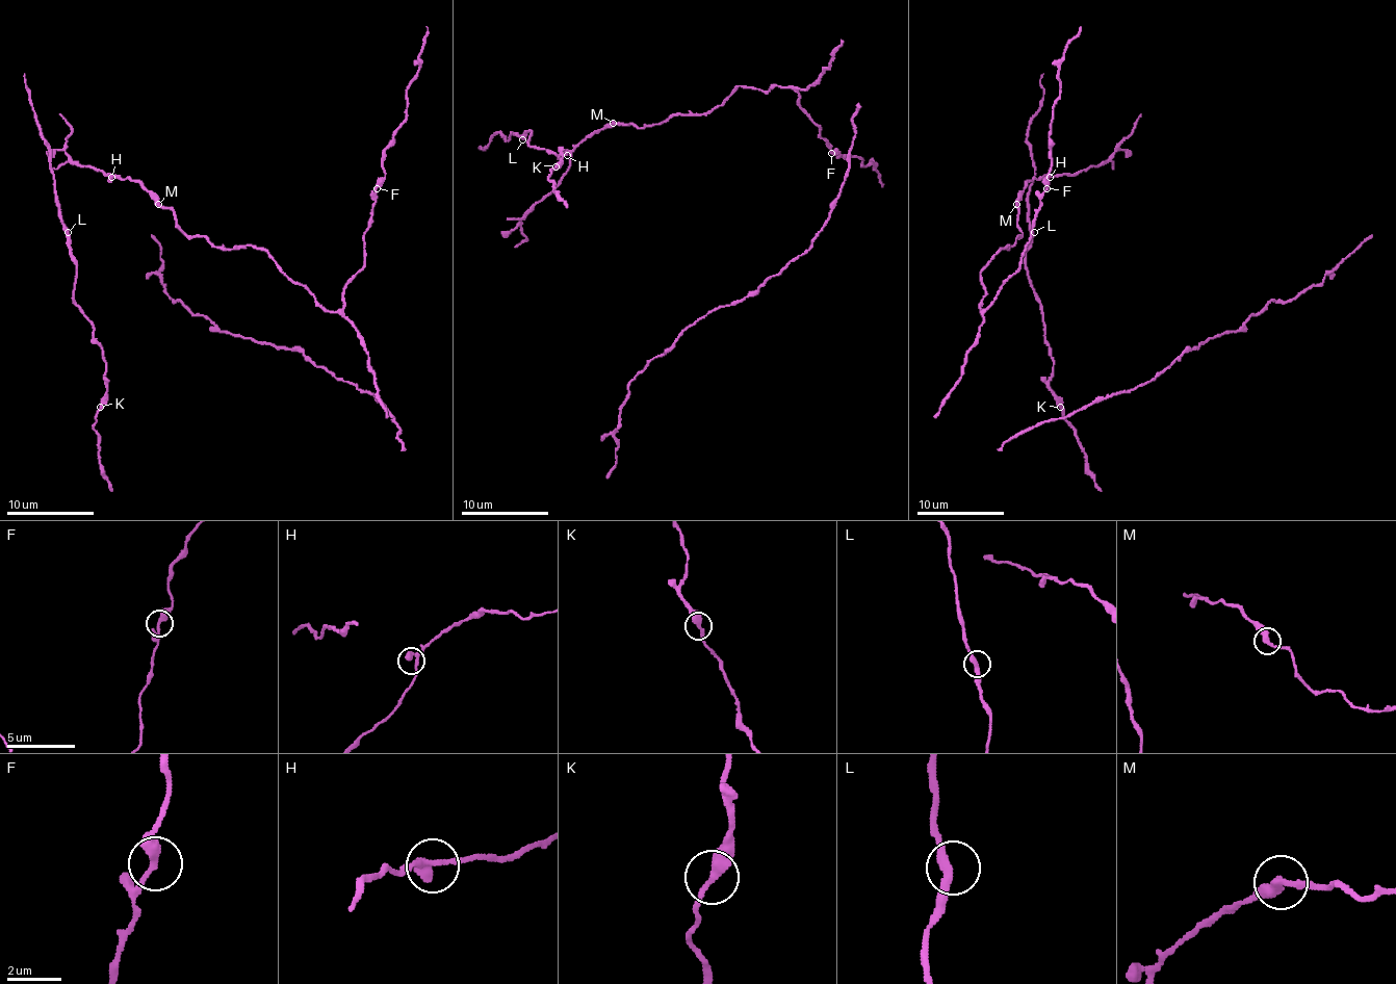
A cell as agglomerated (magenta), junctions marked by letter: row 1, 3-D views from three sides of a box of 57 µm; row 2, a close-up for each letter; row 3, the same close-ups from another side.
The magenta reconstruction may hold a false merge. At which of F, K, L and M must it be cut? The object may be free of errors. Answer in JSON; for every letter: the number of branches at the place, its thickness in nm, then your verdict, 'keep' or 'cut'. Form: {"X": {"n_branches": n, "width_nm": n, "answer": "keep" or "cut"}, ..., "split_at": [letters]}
{"F": {"n_branches": 2, "width_nm": 320, "answer": "keep"}, "K": {"n_branches": 2, "width_nm": 360, "answer": "keep"}, "L": {"n_branches": 2, "width_nm": 300, "answer": "keep"}, "M": {"n_branches": 2, "width_nm": 320, "answer": "keep"}, "split_at": []}

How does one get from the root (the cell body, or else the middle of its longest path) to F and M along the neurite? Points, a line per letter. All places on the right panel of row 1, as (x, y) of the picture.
F: (983, 324), (983, 311), (994, 300), (997, 291), (1020, 266), (1020, 254), (1034, 228), (1040, 195), (1046, 188)
M: (983, 324), (979, 304), (985, 291), (979, 274), (1020, 234), (1016, 223), (1016, 203)

